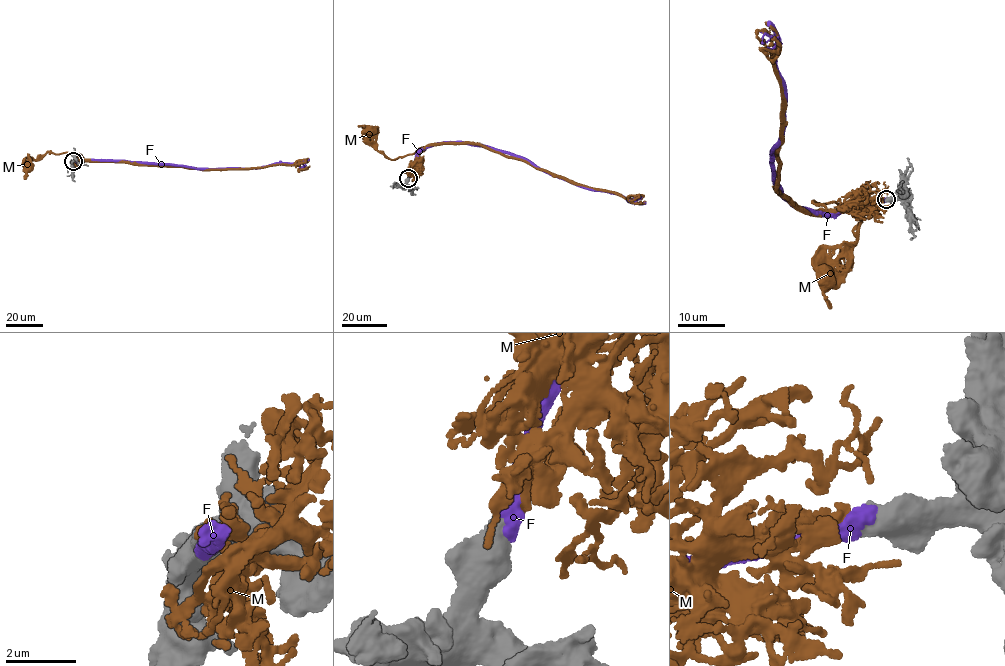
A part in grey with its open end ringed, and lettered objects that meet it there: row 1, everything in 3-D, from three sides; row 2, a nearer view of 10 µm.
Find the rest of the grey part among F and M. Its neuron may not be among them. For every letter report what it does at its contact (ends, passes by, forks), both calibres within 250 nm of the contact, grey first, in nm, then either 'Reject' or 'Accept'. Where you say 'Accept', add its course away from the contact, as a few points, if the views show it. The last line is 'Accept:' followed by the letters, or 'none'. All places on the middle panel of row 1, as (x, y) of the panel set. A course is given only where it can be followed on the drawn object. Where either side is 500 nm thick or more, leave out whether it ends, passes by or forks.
F: Thickness 700 nm (grey) against 550 nm. Accept. Its course: (408, 178), (416, 156), (423, 149), (462, 141), (510, 152), (583, 186), (616, 192), (635, 203), (634, 196)
M: Thickness 600 nm (grey) against 360 nm. Reject
Accept: F

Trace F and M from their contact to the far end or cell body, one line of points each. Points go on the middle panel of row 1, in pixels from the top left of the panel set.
F: (408, 178), (416, 156), (423, 149), (462, 141), (510, 152), (583, 186), (616, 192), (635, 203), (634, 196)
M: (408, 177), (411, 167), (426, 147), (393, 160), (378, 150), (369, 134), (370, 129)

